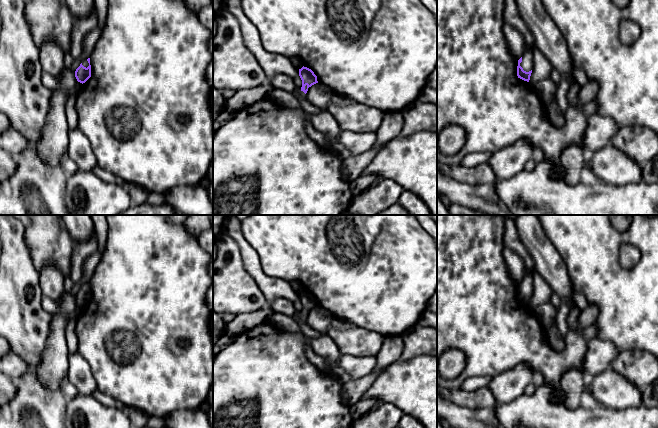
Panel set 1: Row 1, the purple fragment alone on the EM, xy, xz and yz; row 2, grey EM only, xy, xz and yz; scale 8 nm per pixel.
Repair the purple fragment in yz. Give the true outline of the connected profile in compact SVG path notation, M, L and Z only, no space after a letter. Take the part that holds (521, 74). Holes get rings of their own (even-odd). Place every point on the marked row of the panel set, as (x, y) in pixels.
M531 49L524 50L522 57L518 60L518 78L529 82L533 69L533 52Z

